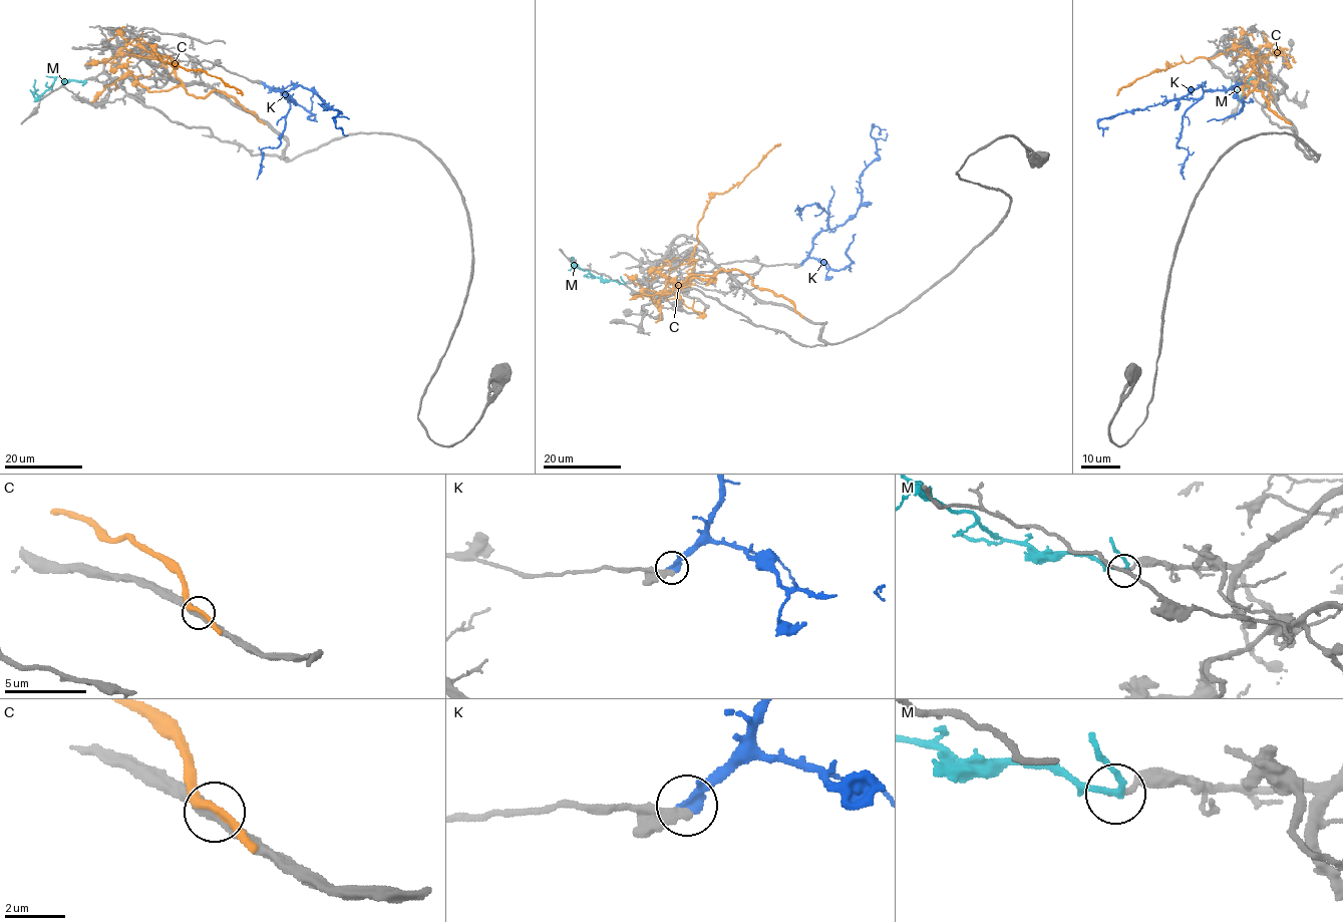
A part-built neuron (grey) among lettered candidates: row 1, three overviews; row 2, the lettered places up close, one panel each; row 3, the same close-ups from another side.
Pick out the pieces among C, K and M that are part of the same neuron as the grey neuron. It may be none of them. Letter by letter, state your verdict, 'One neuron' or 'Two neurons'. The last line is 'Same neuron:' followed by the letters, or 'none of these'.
C: Two neurons
K: Two neurons
M: Two neurons
Same neuron: none of these

